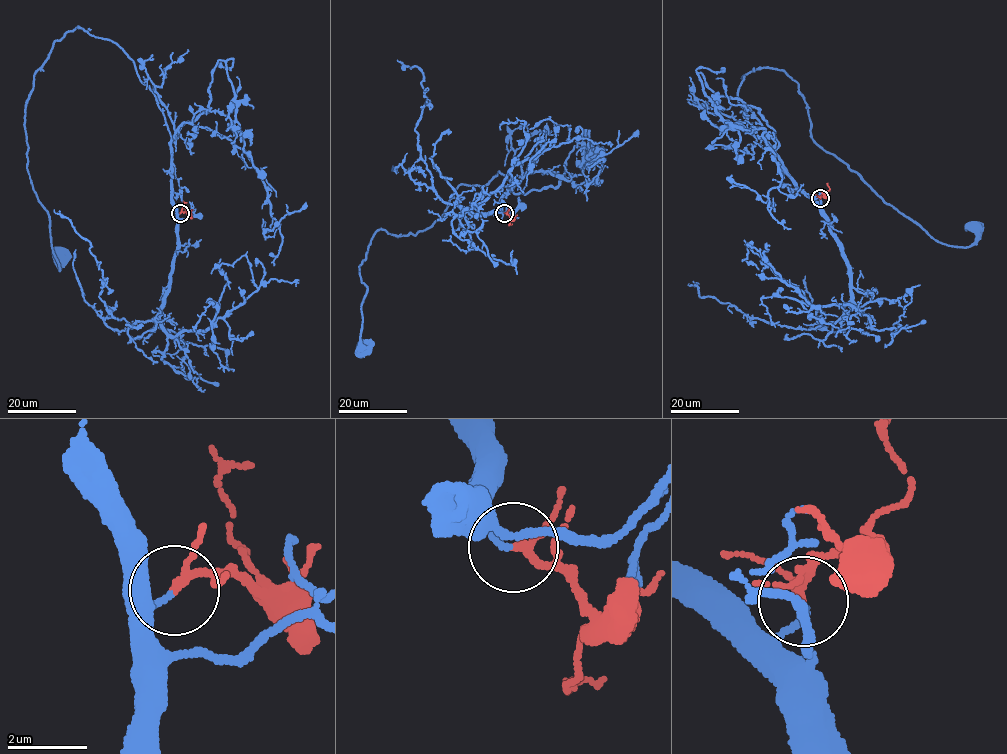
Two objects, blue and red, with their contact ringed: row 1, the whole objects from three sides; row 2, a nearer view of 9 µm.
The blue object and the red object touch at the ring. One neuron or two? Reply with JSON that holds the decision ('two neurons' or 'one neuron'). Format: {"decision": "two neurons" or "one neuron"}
{"decision": "one neuron"}

